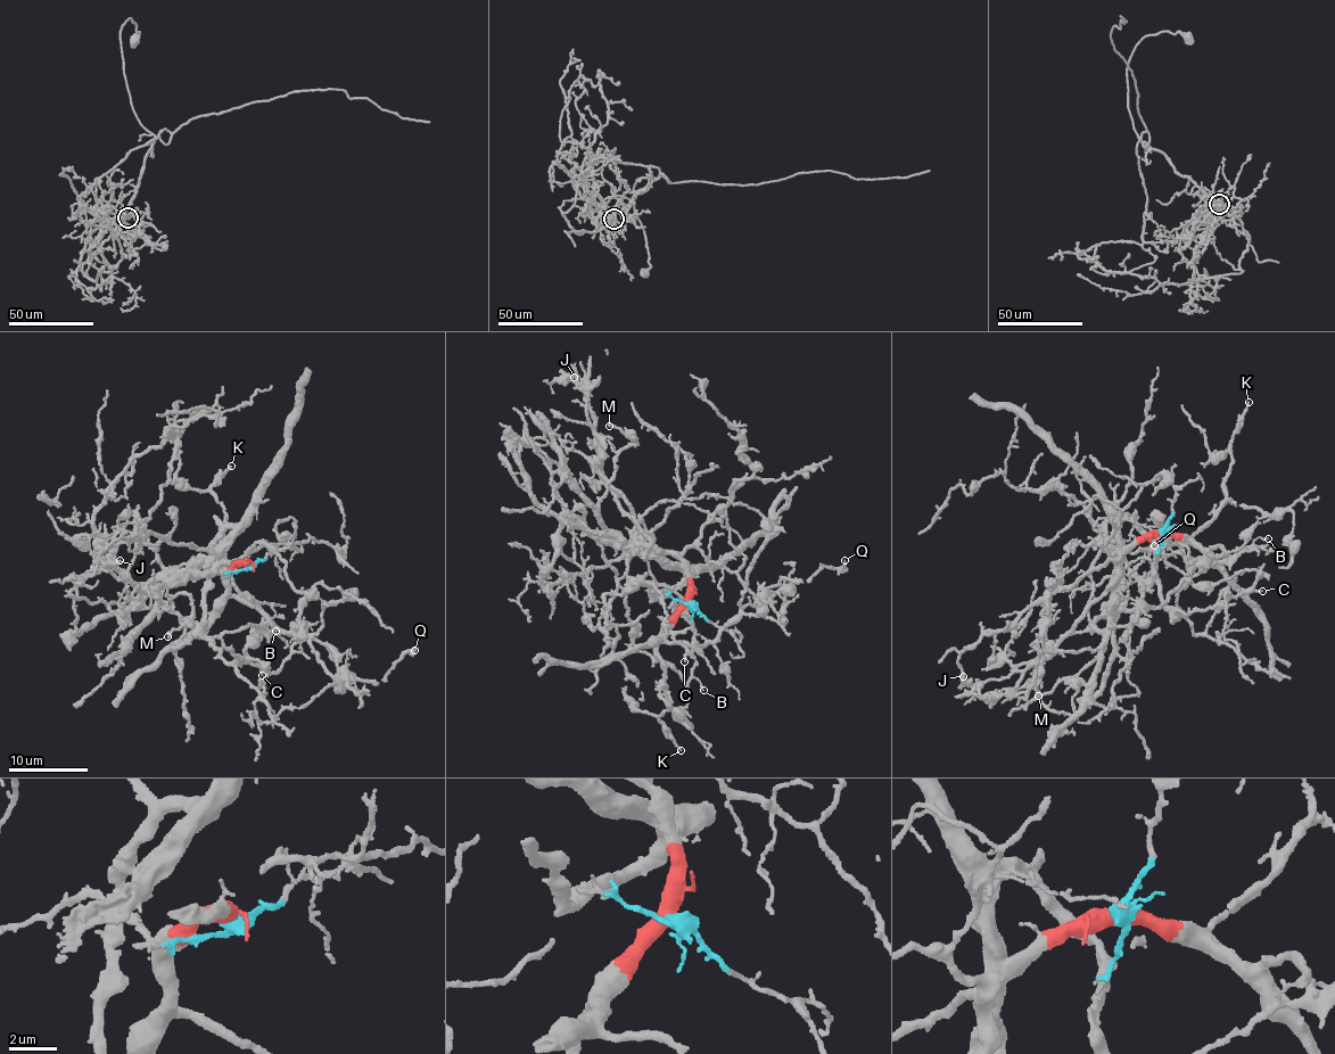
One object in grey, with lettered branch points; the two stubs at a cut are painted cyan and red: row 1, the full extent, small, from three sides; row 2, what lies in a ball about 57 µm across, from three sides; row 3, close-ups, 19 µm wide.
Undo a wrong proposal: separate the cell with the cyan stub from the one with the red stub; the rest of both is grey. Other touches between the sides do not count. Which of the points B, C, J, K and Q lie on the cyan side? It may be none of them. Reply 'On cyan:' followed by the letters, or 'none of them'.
On cyan: B, C, J

